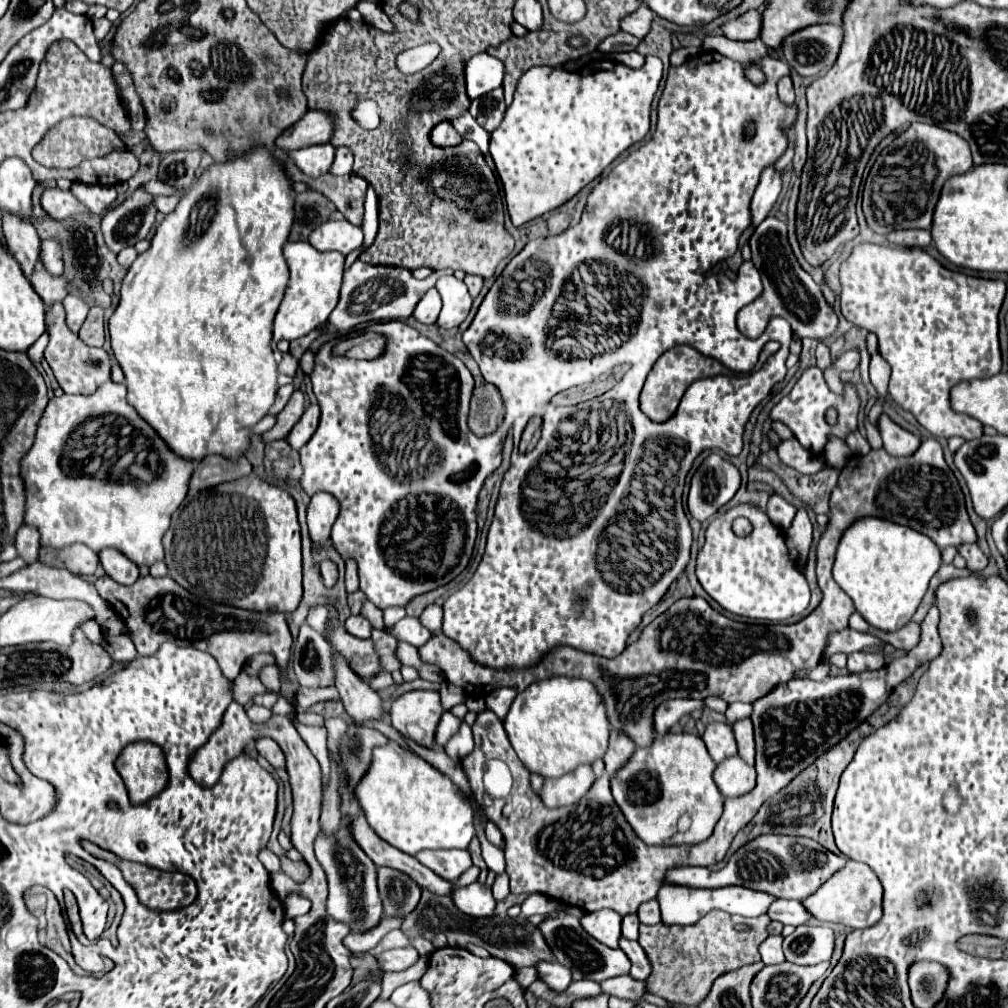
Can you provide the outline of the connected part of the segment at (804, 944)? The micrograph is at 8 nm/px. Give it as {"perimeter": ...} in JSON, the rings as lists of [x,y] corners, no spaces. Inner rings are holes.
{"perimeter":[[[801,925],[783,941],[787,961],[795,965],[817,965],[831,961],[835,949],[835,933],[829,927]]]}

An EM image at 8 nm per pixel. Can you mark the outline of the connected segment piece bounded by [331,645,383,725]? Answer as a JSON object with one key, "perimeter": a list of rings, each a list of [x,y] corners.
{"perimeter":[[[333,645],[331,651],[335,653],[335,687],[341,695],[345,711],[359,725],[363,725],[369,719],[381,719],[381,697],[349,667],[349,661],[345,661],[345,657]]]}

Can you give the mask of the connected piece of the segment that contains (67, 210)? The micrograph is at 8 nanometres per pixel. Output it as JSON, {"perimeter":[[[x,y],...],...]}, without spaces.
{"perimeter":[[[57,187],[47,189],[41,195],[41,205],[43,205],[43,209],[47,209],[47,213],[53,219],[67,219],[67,217],[73,217],[75,213],[85,213],[87,211],[87,207],[81,205],[71,195],[71,191],[61,191]]]}

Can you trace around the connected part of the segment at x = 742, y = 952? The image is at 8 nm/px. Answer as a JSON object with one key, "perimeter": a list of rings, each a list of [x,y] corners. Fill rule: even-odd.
{"perimeter":[[[713,909],[695,925],[677,927],[677,925],[641,925],[639,927],[639,945],[647,951],[653,963],[653,975],[647,979],[649,991],[667,999],[673,1005],[693,1005],[707,997],[715,977],[739,969],[743,965],[751,965],[761,961],[759,945],[767,939],[767,925],[771,919],[767,915],[745,919],[741,915],[723,913],[721,909]],[[735,925],[749,925],[751,931],[737,931]],[[679,945],[679,951],[677,951]]]}

